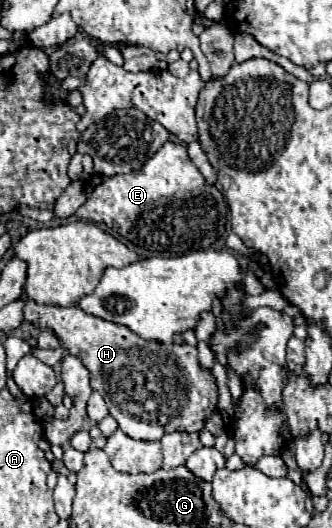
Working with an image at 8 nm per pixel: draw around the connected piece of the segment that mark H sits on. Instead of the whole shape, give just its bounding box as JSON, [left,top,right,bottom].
[23,300,219,440]

